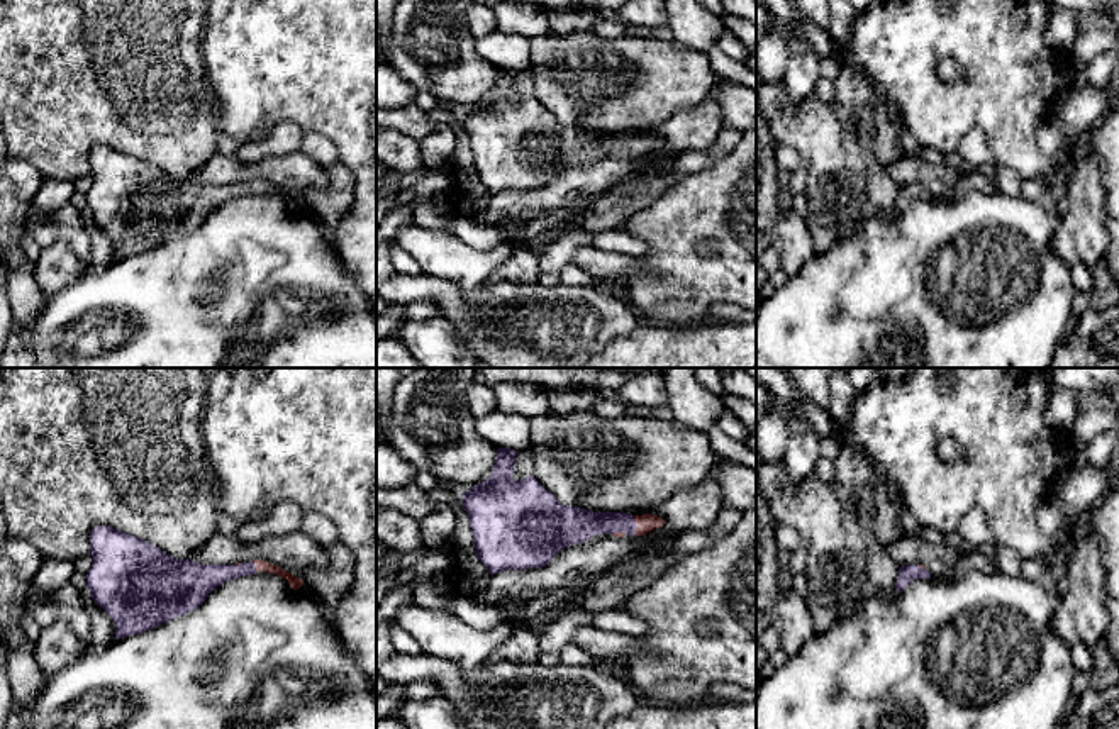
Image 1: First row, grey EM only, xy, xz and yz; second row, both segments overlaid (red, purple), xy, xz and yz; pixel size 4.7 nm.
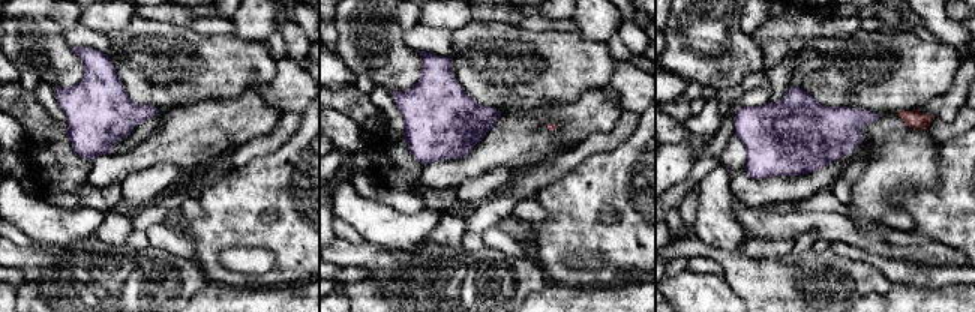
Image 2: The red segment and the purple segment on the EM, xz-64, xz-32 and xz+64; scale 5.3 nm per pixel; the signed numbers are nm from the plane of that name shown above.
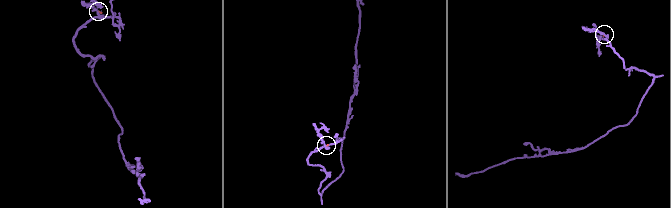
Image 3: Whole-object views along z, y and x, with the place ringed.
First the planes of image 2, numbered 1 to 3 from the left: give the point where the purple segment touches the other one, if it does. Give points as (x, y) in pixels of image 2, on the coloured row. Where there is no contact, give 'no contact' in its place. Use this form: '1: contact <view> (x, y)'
1: no contact
2: no contact
3: no contact

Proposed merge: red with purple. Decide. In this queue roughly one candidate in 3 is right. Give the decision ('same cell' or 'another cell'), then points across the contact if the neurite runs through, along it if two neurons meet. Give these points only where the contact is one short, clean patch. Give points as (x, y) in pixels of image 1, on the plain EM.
same cell | across xz (646, 143), (638, 146), (585, 144)

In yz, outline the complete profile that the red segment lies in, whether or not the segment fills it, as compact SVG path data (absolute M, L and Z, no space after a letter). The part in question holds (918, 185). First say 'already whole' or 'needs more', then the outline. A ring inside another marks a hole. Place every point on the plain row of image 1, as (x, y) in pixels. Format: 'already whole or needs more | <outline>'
needs more | M924 185L900 186L895 203L897 214L900 214L916 198L931 198L931 193Z

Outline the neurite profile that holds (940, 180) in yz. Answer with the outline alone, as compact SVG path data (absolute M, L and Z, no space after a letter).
M909 154L887 166L887 173L899 186L924 185L936 200L951 198L961 175L944 163L931 164Z

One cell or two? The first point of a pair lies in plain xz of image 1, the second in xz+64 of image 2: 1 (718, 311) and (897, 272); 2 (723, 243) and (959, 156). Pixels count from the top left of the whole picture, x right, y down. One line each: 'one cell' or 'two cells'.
1: one cell
2: one cell

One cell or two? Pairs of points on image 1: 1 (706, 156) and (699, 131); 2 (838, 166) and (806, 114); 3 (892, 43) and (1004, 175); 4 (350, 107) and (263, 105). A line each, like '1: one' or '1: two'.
1: two
2: one
3: two
4: one

